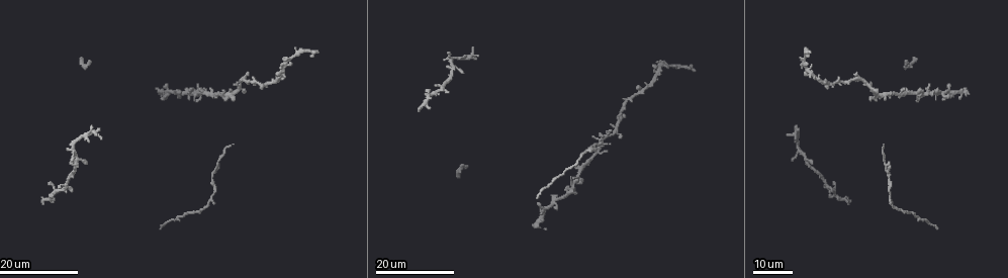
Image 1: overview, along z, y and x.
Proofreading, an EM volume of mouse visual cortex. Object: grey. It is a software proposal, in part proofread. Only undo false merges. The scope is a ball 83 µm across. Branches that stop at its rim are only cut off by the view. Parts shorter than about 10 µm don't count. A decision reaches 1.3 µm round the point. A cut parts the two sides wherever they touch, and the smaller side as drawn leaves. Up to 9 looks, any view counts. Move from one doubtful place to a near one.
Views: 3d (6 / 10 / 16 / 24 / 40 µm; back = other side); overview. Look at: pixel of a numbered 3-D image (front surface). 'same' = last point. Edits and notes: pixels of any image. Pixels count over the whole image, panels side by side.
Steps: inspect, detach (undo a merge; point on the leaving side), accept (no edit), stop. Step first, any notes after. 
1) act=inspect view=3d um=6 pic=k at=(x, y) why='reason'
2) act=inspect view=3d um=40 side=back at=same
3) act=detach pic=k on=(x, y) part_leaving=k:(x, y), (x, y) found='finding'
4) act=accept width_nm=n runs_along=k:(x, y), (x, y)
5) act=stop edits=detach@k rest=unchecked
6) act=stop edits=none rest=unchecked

act=inspect view=3d um=24 pic=1 at=(283, 63) why='thin arm on a thick one'

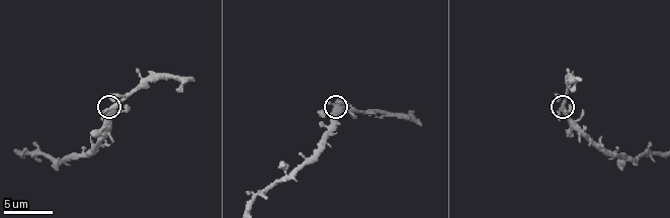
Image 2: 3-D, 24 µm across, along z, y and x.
act=inspect view=3d um=10 pic=2 at=(340, 106)

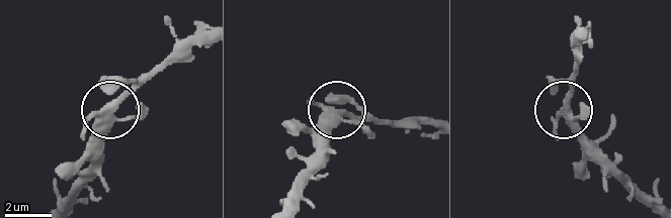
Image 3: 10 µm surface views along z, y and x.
act=inspect view=3d um=10 side=back pic=3 at=(111, 110)

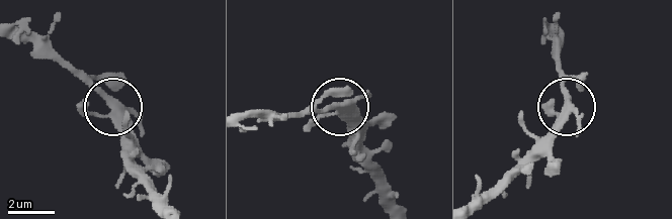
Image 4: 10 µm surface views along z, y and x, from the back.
act=accept width_nm=320 runs_along=4:(479, 199), (565, 106), (561, 68) found='all the same neuron'

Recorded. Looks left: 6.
act=inspect view=3d um=16 pic=1 at=(877, 99)

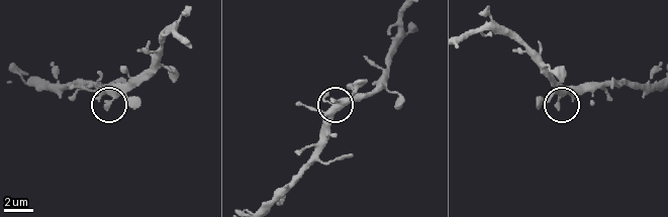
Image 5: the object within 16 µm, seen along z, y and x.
act=inspect view=3d um=10 pic=5 at=(561, 97) why='closer look'

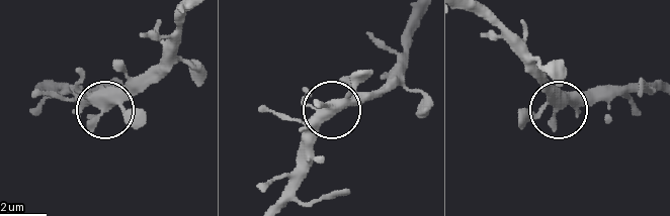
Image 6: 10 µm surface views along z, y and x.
act=accept found='all the same neuron'

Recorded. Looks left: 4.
act=inspect view=3d um=24 pic=1 at=(166, 93) why='four or more arms meet'

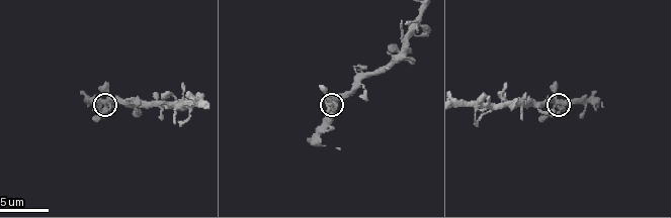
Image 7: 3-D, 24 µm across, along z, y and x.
act=inspect view=3d um=10 pic=7 at=(556, 102)

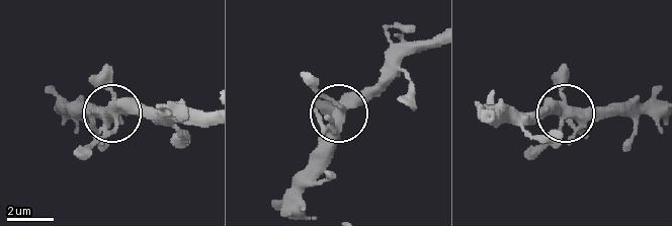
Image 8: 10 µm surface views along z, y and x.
act=accept found='all the same neuron'

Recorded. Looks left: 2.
act=inspect view=3d um=24 pic=1 at=(91, 131) why='three-way junction'

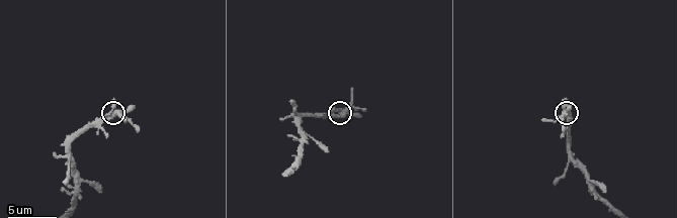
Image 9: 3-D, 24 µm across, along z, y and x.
act=inspect view=3d um=6 pic=9 at=(111, 113)

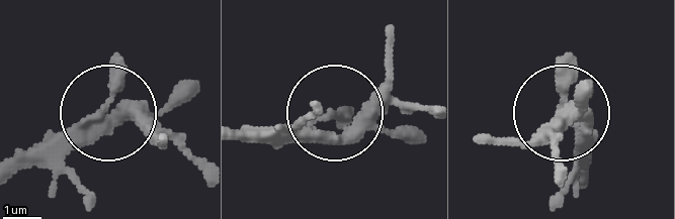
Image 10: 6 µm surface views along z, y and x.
act=accept found='continuous, no second neuron'

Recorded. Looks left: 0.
act=stop edits=none rest=unchecked

